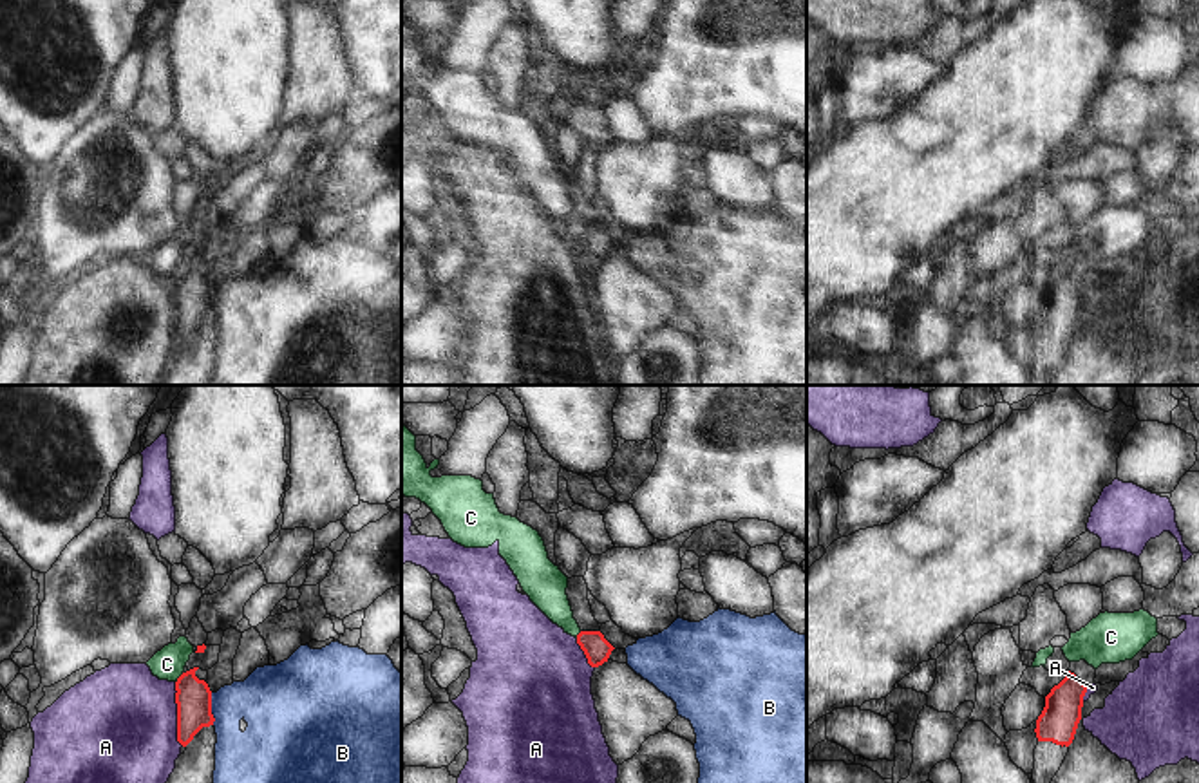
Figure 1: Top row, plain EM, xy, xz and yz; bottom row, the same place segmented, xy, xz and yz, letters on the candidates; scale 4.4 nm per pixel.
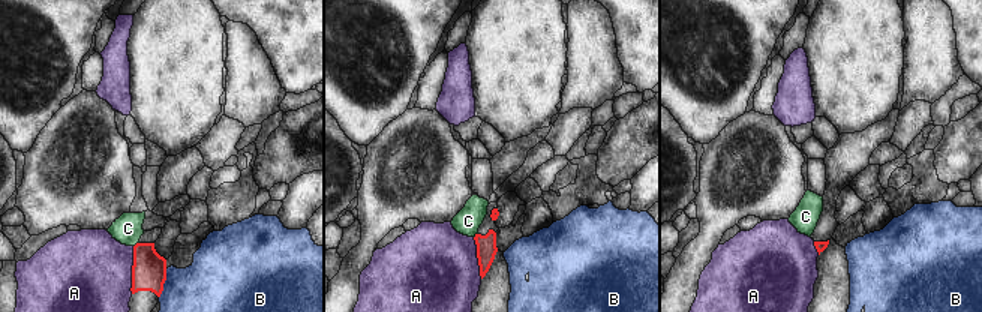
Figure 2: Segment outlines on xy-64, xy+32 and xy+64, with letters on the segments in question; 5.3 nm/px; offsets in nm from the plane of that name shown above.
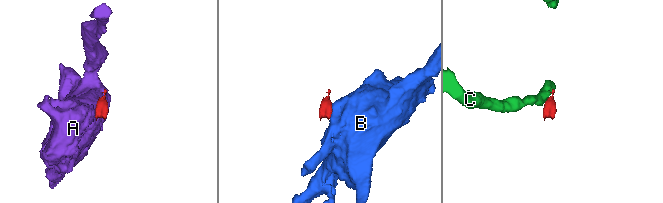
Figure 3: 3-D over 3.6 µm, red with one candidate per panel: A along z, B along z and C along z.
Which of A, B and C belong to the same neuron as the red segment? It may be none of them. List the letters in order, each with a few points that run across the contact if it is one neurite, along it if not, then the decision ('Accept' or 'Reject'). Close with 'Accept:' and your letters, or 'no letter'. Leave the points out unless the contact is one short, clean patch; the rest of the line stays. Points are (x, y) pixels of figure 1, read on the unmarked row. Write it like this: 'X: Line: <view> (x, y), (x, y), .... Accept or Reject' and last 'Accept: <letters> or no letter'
A: Line: xy (174, 277), (176, 333), (183, 340). Reject
B: Line: xy (210, 288), (214, 319). Reject
C: Line: xy (183, 268), (176, 277). Reject
Accept: no letter.

